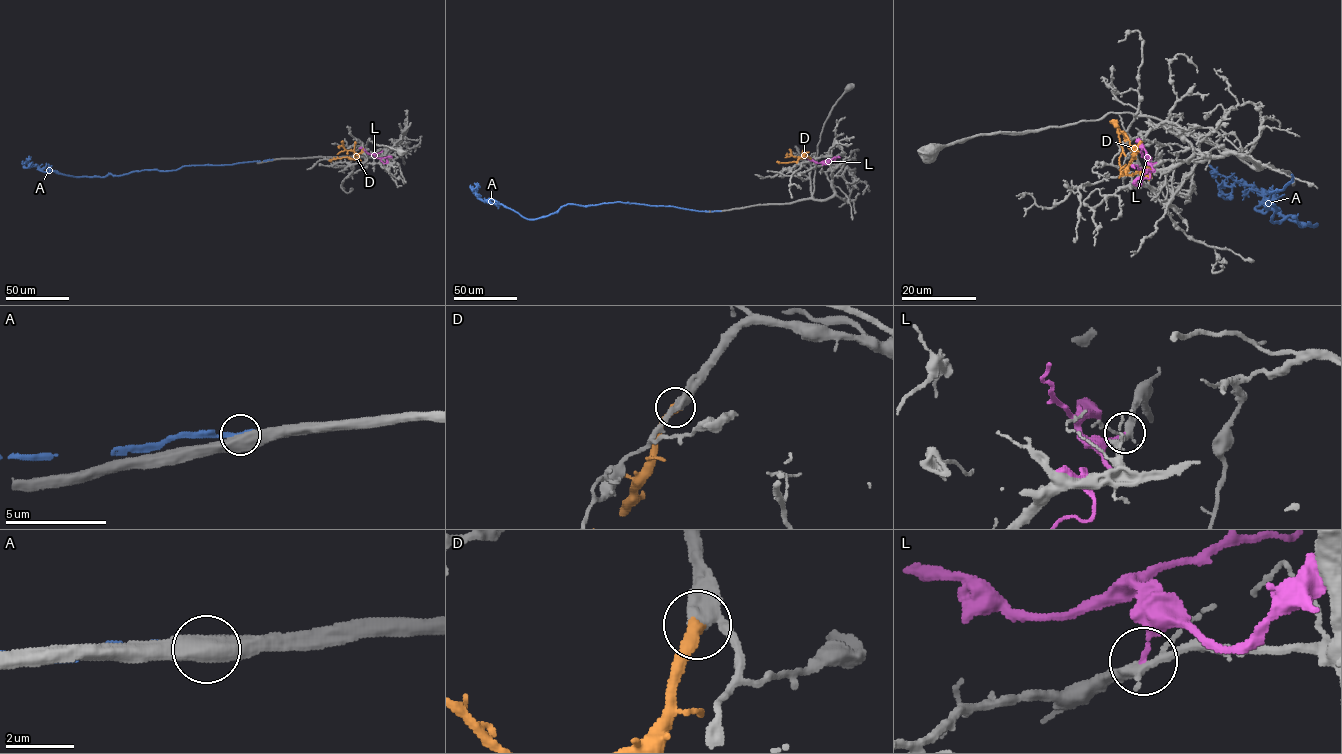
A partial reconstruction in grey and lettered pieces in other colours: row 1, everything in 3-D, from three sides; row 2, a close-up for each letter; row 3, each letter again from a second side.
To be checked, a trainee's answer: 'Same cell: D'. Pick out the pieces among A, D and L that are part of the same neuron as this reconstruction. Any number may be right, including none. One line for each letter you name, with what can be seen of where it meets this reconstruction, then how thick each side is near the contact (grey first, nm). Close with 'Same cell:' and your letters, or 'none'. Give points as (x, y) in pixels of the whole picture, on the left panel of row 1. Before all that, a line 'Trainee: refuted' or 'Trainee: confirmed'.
Trainee: confirmed
D: contact (362, 148); calibres 440 and 400 nm
Same cell: D

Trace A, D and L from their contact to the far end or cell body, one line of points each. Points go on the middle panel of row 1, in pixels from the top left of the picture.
A: (720, 211), (619, 202), (567, 204), (546, 216), (526, 219), (490, 198), (481, 200), (472, 190), (480, 187)
D: (810, 159), (803, 155), (797, 161), (776, 161)
L: (822, 165), (834, 157), (835, 162)

